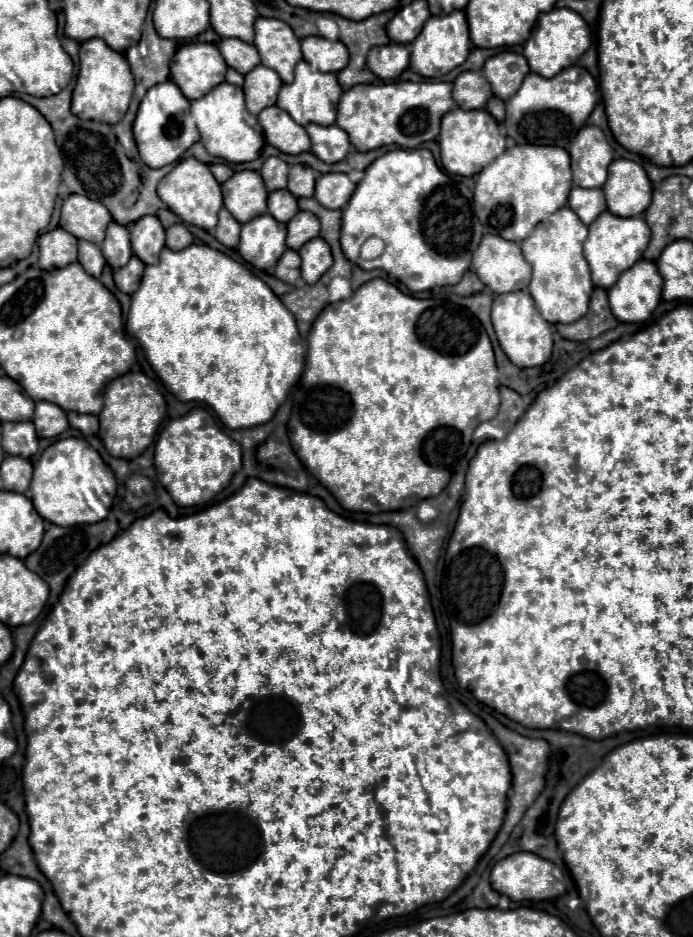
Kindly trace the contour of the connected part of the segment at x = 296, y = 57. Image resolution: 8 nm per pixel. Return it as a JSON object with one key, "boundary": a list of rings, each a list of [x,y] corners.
{"boundary":[[[258,17],[254,23],[254,47],[260,53],[262,65],[272,67],[284,83],[292,83],[294,67],[302,59],[300,39],[288,23],[280,19]]]}

